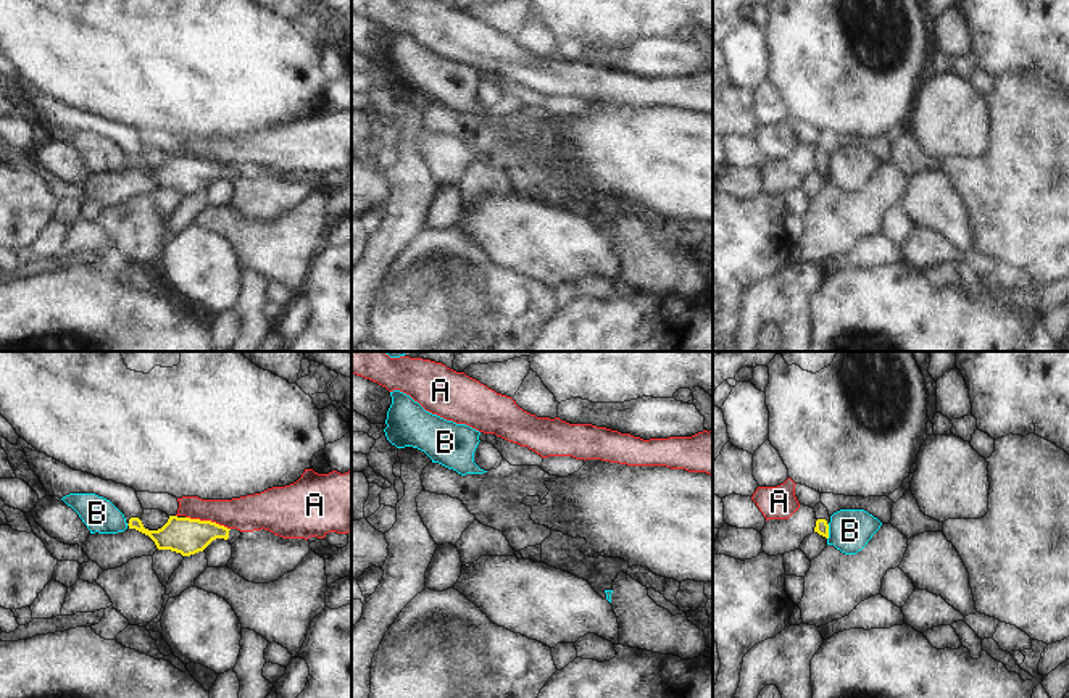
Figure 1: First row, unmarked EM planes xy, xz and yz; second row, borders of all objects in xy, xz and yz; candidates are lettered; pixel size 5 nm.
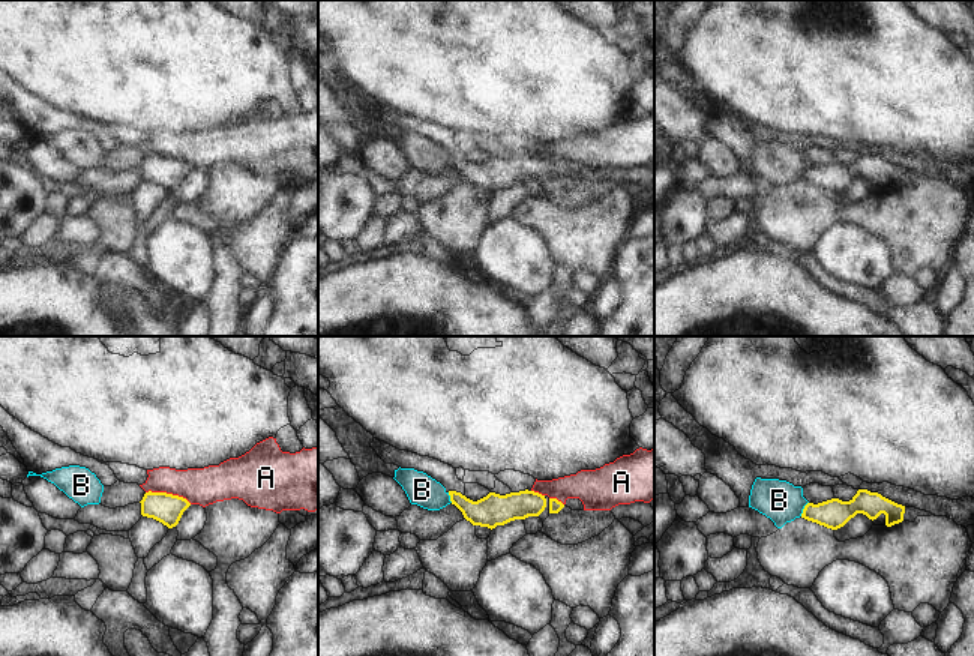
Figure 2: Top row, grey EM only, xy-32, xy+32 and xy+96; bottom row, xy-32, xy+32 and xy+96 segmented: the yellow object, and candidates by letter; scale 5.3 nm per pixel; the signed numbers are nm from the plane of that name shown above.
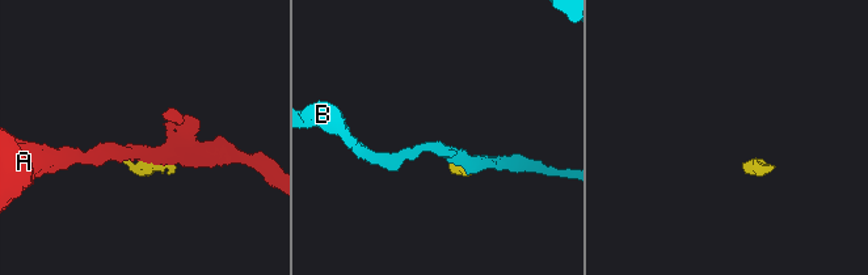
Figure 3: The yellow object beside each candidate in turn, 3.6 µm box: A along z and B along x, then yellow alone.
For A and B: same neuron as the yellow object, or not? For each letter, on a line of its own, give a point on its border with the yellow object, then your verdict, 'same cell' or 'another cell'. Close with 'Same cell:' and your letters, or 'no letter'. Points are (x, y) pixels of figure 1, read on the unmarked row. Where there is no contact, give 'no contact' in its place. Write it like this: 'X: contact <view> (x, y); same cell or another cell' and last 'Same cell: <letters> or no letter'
A: contact xy (208, 160); another cell
B: contact yz (827, 171); another cell
Same cell: no letter

